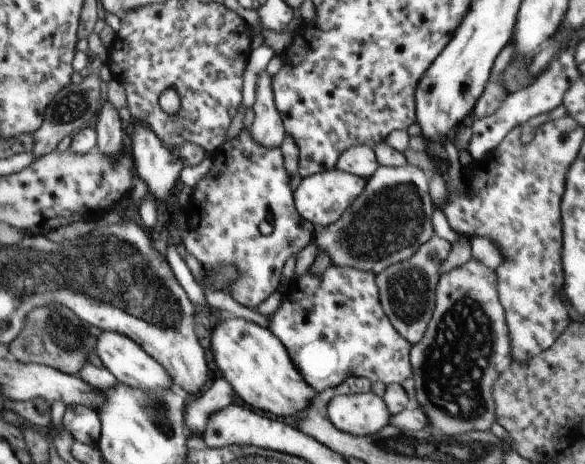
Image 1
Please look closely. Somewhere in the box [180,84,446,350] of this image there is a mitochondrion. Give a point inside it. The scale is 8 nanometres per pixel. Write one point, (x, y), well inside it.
(387, 223)

